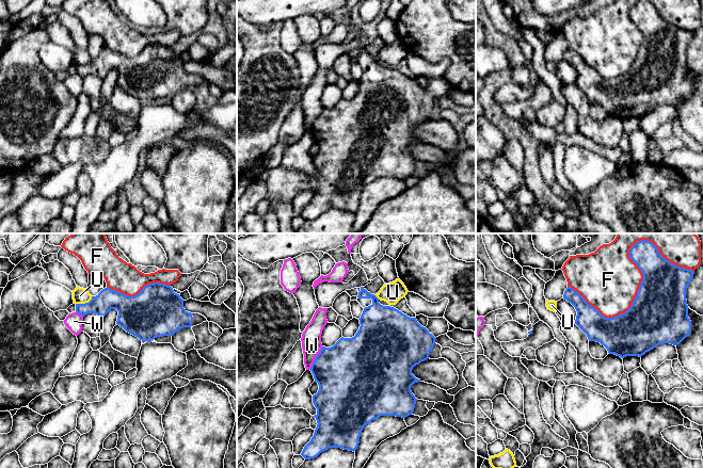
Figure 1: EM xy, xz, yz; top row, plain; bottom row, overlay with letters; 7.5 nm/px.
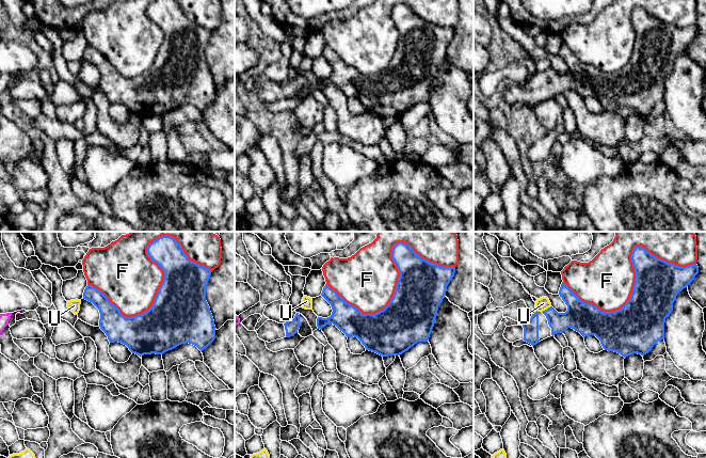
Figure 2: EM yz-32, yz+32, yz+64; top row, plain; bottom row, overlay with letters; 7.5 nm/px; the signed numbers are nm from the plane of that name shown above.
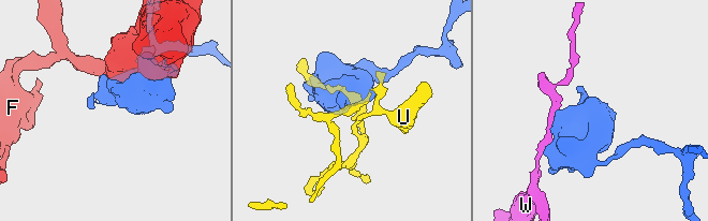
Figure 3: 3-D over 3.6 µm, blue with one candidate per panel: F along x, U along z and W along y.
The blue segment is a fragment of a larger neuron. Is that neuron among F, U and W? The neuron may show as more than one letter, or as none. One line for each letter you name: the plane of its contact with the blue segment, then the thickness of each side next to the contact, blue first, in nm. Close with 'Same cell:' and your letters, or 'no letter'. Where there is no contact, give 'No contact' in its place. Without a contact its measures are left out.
Same cell: no letter

